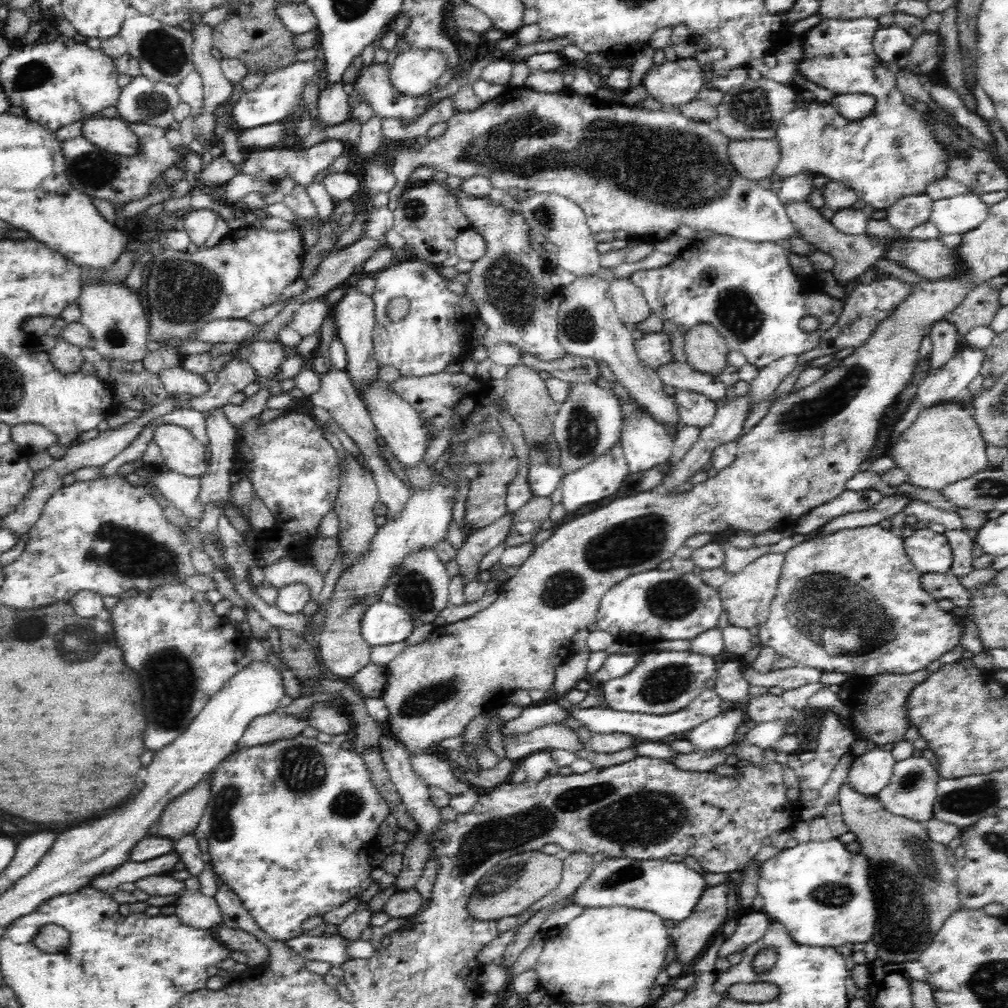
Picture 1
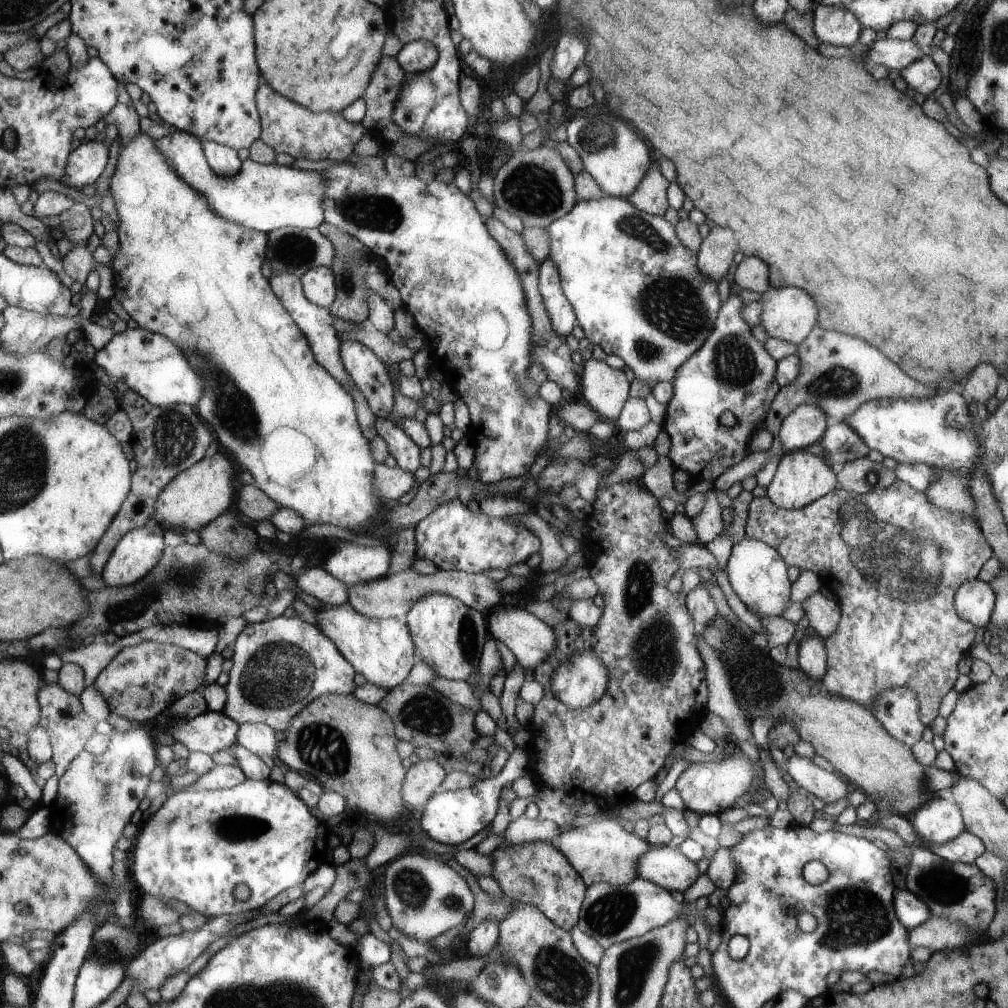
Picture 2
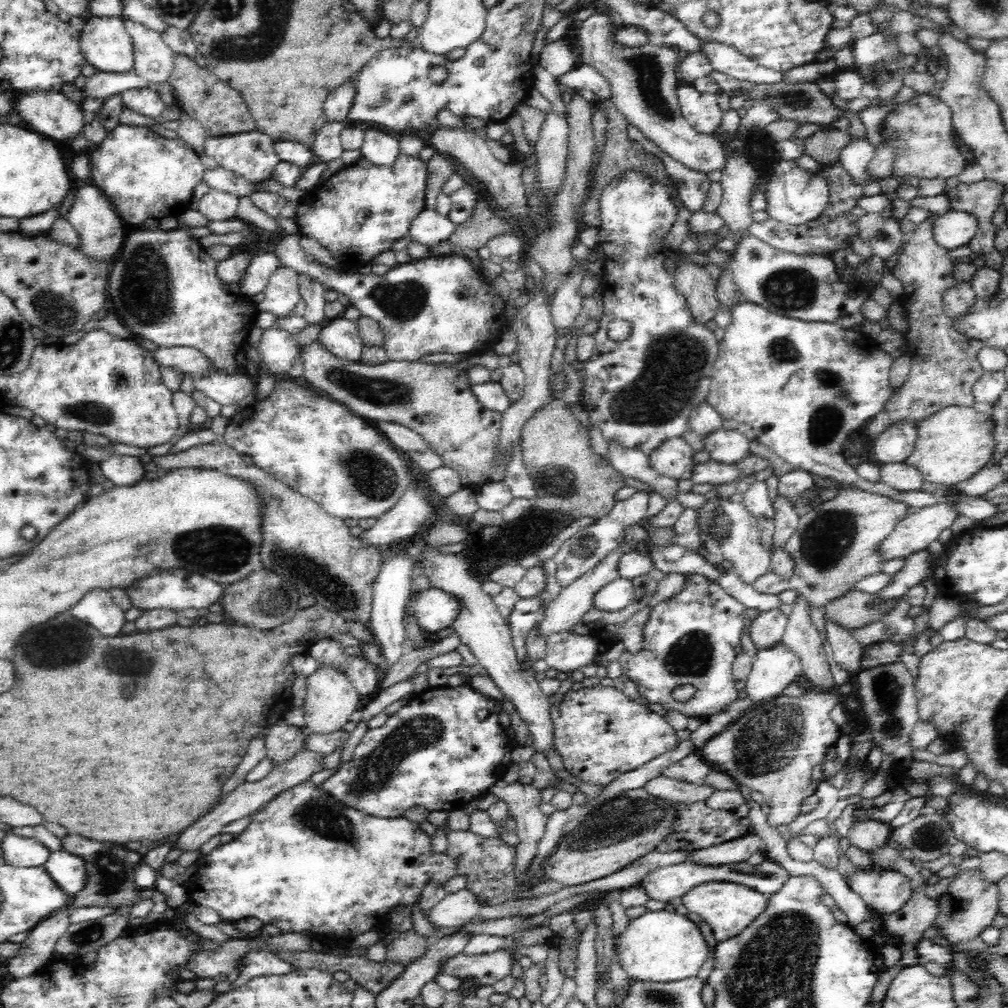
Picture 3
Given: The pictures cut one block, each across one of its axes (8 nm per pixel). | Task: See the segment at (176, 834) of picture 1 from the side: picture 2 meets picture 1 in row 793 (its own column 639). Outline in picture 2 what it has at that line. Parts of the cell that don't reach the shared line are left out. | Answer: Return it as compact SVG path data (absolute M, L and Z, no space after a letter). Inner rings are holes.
M657 163L648 170L647 176L640 183L639 188L627 199L641 211L663 217L664 212L669 208L666 197L666 189L669 184L670 182L662 175Z

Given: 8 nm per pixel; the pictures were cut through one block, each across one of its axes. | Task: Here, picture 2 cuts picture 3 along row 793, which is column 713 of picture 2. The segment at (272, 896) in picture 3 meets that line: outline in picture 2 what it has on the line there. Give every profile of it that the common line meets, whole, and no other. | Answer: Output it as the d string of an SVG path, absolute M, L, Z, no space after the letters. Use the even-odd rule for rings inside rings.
M606 197L600 200L580 201L576 206L565 214L561 219L556 220L547 226L548 238L550 238L549 258L554 258L559 264L560 275L562 276L563 290L571 300L579 318L579 327L584 331L585 337L591 344L598 344L607 355L615 354L624 360L626 366L629 366L634 372L636 380L644 380L652 387L658 382L672 382L677 377L679 369L687 364L692 354L696 354L703 348L704 342L711 336L712 324L715 324L714 318L718 318L720 310L720 296L716 290L715 279L708 278L703 274L699 267L698 254L690 250L679 238L675 226L672 226L662 216L650 215L635 207L628 199L621 197Z

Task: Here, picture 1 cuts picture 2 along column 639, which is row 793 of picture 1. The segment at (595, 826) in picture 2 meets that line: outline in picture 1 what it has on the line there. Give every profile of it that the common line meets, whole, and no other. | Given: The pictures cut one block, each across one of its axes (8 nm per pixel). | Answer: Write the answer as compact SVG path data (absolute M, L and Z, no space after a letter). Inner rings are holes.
M846 781L840 785L836 794L842 810L844 824L847 832L856 835L856 841L860 843L860 853L868 858L870 863L870 888L875 898L877 908L877 925L873 936L873 942L877 946L876 958L881 958L888 967L899 968L906 961L916 961L917 956L930 944L935 932L944 924L944 921L962 909L957 887L957 871L949 856L946 856L945 845L932 840L927 833L926 823L916 822L905 816L898 816L882 807L877 795L864 795L854 791Z

